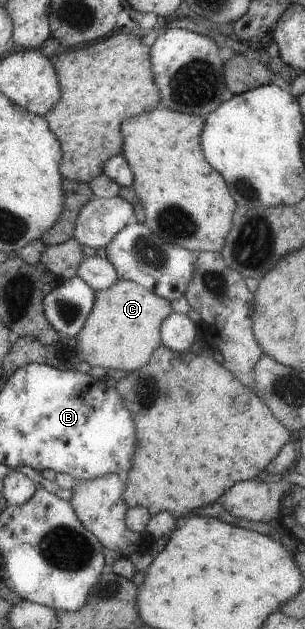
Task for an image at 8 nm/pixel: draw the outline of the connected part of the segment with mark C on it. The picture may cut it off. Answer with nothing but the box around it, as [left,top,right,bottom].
[75,280,171,370]

